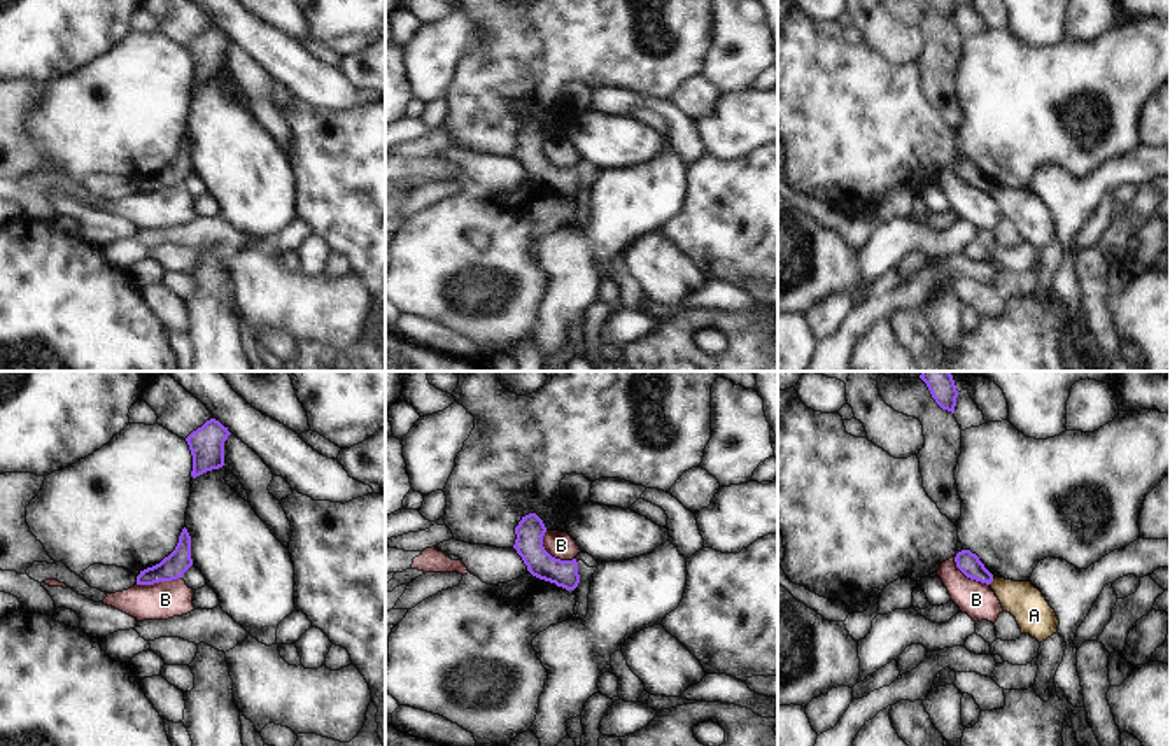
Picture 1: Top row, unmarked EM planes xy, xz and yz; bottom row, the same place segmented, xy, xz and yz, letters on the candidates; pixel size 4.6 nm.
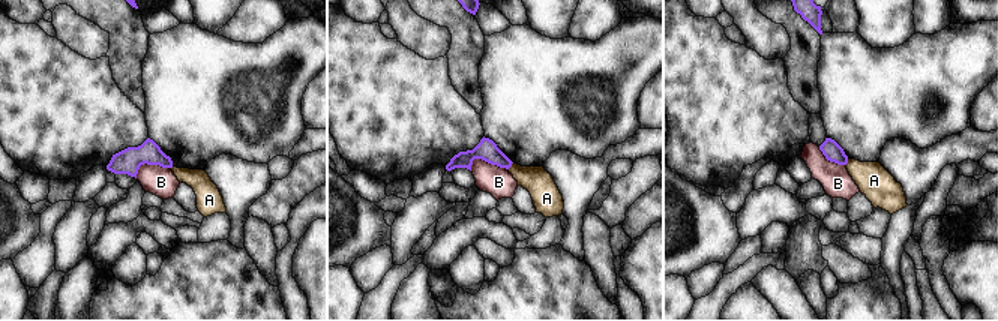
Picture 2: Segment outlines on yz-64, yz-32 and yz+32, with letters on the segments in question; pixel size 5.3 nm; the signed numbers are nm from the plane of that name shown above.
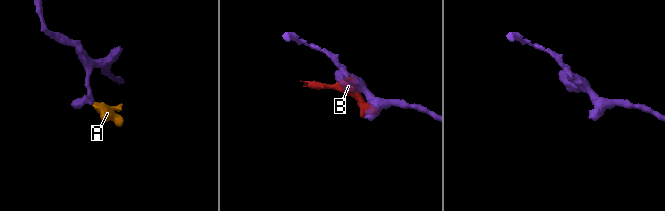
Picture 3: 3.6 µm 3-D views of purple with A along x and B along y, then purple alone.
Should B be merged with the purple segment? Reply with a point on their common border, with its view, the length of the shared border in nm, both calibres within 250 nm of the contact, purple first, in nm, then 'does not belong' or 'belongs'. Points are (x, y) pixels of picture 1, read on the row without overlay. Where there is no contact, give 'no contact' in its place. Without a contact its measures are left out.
contact xz (550, 163); length 200 nm; calibres 130 and 120 nm; does not belong

